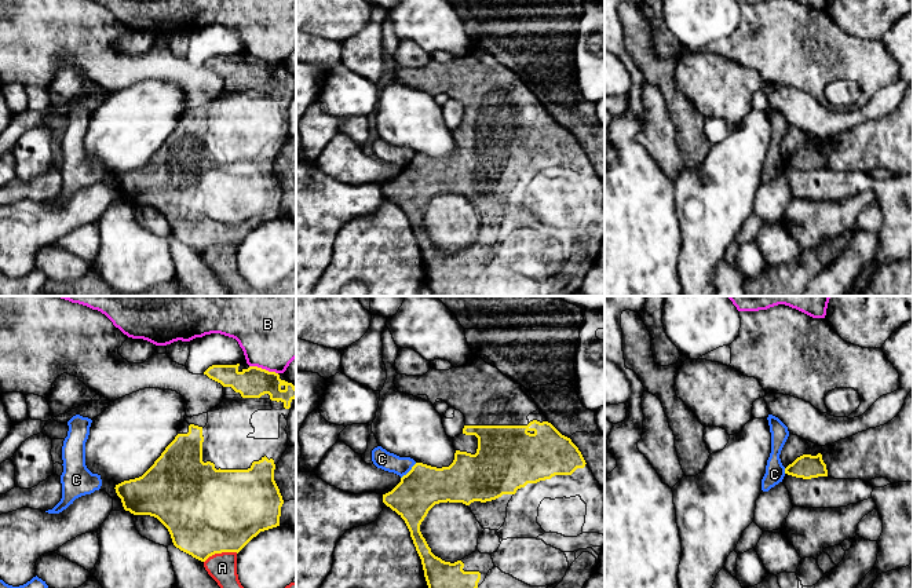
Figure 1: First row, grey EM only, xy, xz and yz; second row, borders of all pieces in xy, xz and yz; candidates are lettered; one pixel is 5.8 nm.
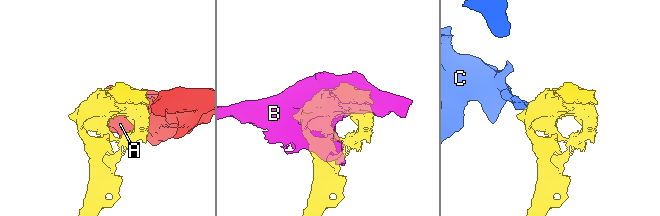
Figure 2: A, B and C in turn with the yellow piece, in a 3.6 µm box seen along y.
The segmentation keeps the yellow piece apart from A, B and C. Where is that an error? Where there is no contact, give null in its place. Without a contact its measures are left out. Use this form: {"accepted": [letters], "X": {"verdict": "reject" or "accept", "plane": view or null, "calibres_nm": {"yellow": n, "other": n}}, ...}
{"accepted": [], "A": {"verdict": "reject", "plane": "xy", "calibres_nm": {"yellow": 500, "other": 170}}, "B": {"verdict": "reject", "plane": "xy", "calibres_nm": {"yellow": 180, "other": 360}}, "C": {"verdict": "reject", "plane": "xz", "calibres_nm": {"yellow": 240, "other": 110}}}

